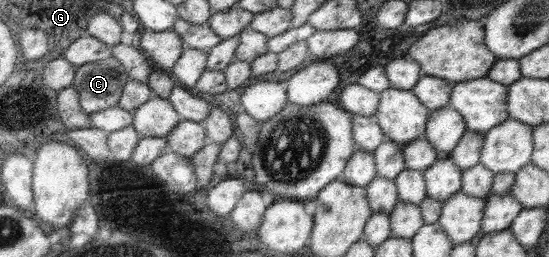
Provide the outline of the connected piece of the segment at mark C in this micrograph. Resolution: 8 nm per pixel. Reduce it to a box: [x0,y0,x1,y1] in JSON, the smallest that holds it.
[71,57,128,115]

